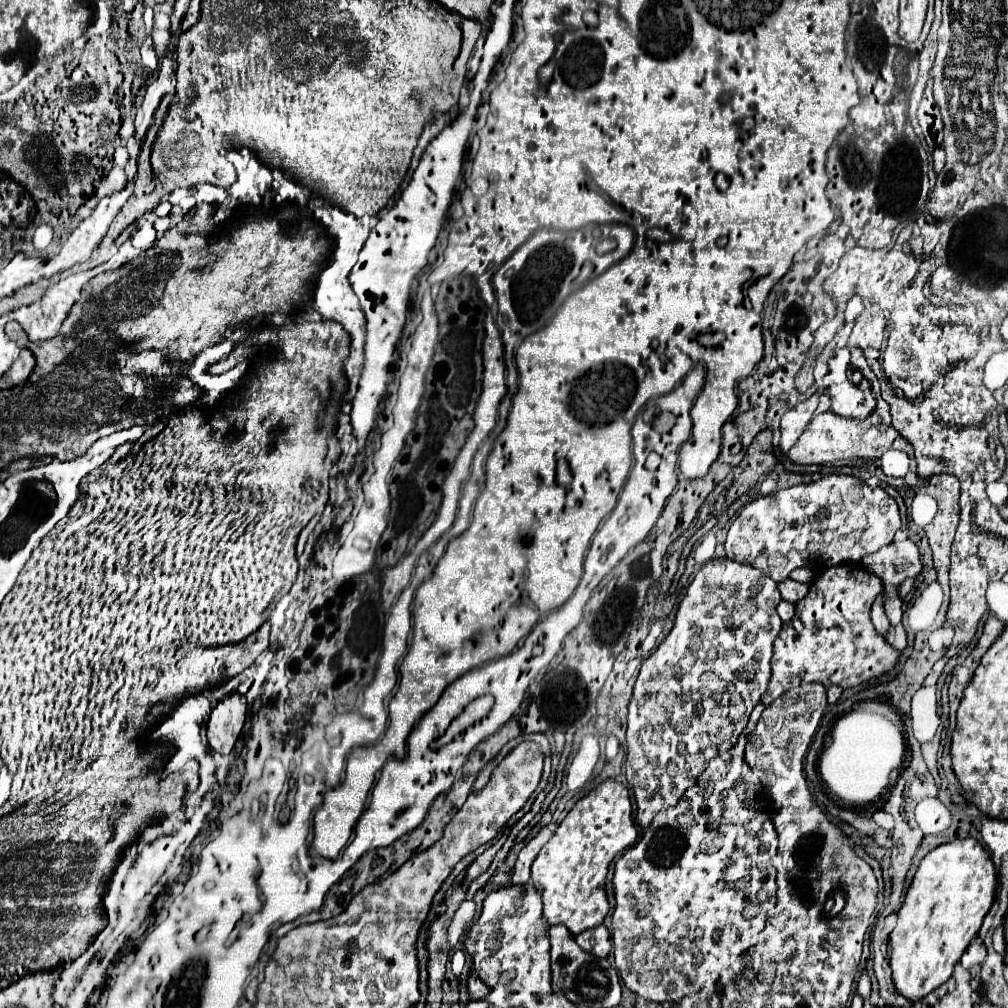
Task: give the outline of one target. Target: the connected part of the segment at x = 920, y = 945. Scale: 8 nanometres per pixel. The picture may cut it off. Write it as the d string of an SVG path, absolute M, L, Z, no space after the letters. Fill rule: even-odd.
M971 836L941 844L921 860L905 902L897 912L897 924L889 934L893 946L889 964L895 990L901 996L911 1002L921 1000L949 978L993 906L995 892L995 864Z

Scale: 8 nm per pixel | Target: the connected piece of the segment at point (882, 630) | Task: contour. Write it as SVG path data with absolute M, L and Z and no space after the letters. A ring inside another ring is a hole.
M882 590L881 594L876 598L872 609L871 609L871 620L878 632L878 634L885 636L890 628L890 623L888 618L885 616L885 611L883 608L883 598L885 591Z

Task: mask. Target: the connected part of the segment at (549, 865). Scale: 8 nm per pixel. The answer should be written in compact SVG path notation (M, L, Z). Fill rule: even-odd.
M609 778L575 802L531 866L533 886L543 894L545 920L551 926L565 924L573 936L603 924L609 912L605 894L609 864L619 852L631 848L635 842L637 828L633 822L633 806L629 790L621 782Z

